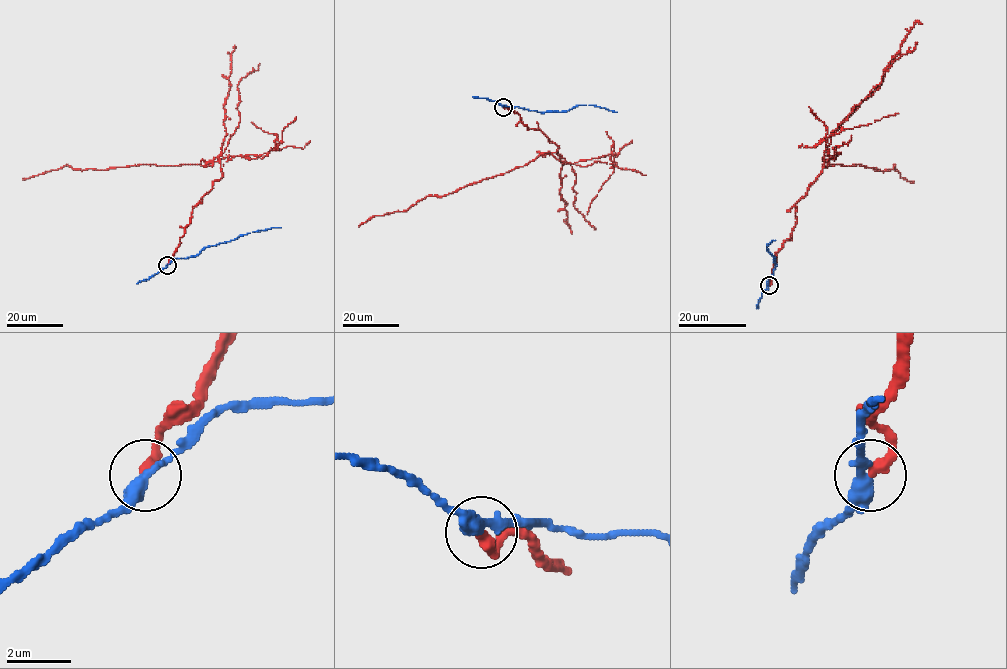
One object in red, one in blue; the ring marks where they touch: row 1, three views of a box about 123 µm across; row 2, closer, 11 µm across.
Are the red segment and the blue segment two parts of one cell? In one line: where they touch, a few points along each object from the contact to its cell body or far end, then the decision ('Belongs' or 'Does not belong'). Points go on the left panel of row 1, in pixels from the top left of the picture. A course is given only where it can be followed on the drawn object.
Place: (167, 265). Course of red: (167, 265), (193, 208), (222, 176), (217, 157), (209, 166), (141, 164), (83, 170), (64, 165), (22, 179). Course of blue: (167, 265), (174, 258), (196, 256), (205, 247), (249, 232), (280, 227). Does not belong

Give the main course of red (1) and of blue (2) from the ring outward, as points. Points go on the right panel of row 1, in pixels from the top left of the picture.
1: (769, 285), (823, 155), (823, 166), (895, 165), (914, 182)
2: (769, 285), (775, 258), (766, 247), (775, 240)

